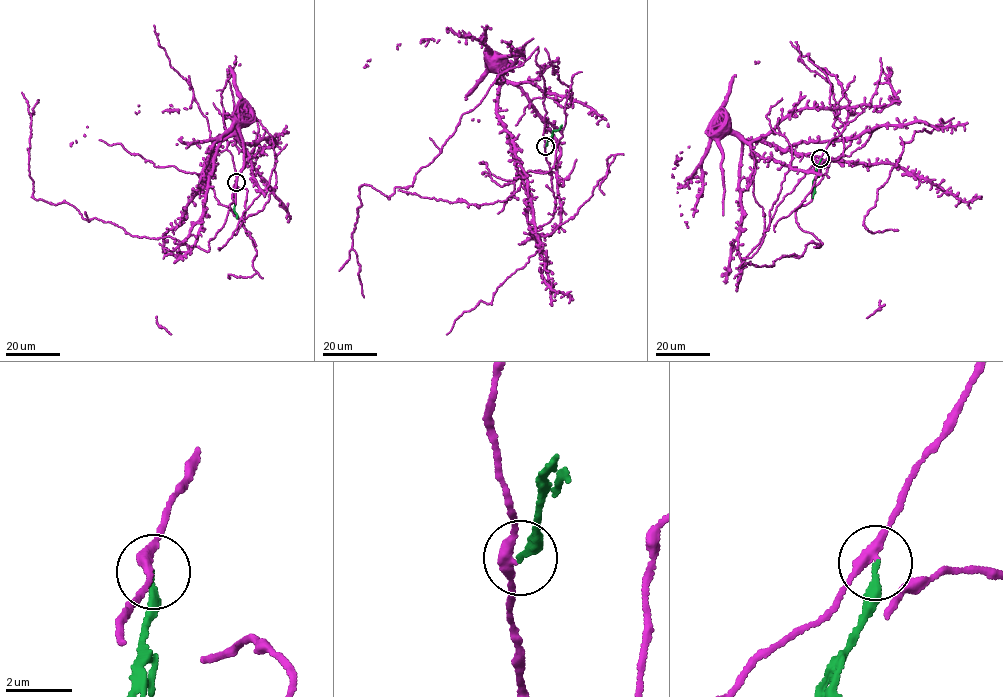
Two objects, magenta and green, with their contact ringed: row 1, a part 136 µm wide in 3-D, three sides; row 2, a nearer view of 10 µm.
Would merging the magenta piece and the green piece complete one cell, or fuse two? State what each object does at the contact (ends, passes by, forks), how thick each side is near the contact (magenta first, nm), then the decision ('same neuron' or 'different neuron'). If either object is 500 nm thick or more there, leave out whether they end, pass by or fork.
magenta passes by; green ends there; 280 nm thick on the magenta side, 200 nm on the other; different neuron

